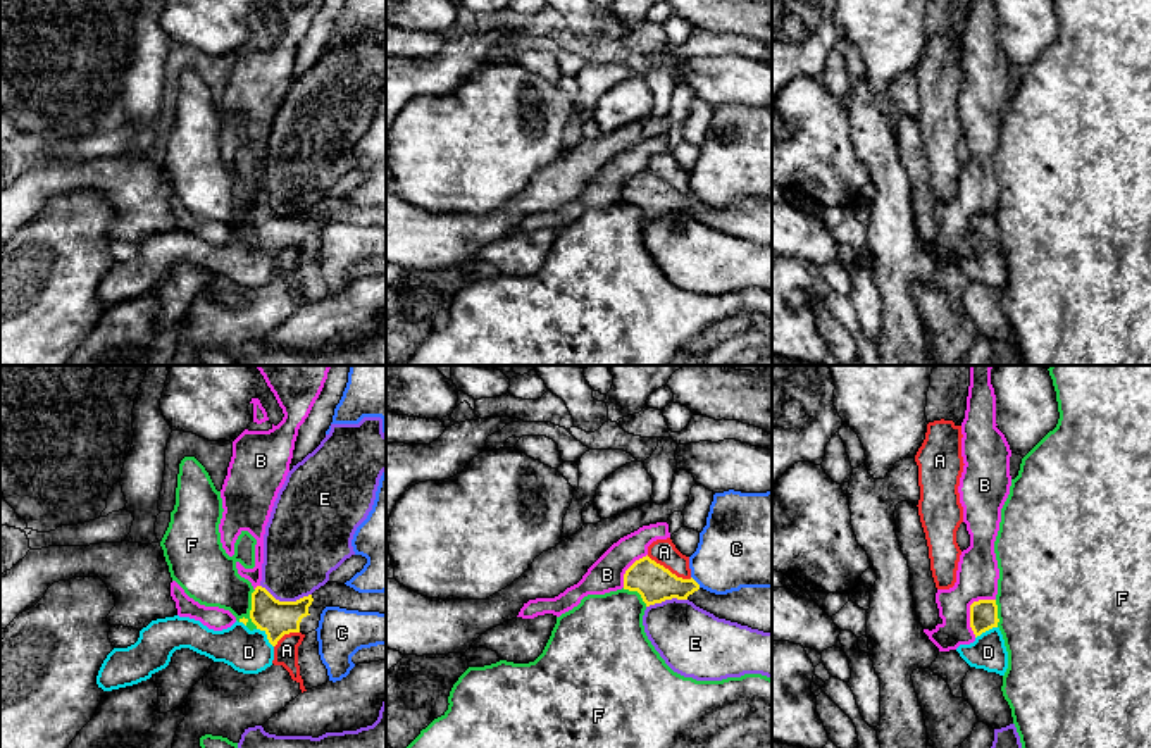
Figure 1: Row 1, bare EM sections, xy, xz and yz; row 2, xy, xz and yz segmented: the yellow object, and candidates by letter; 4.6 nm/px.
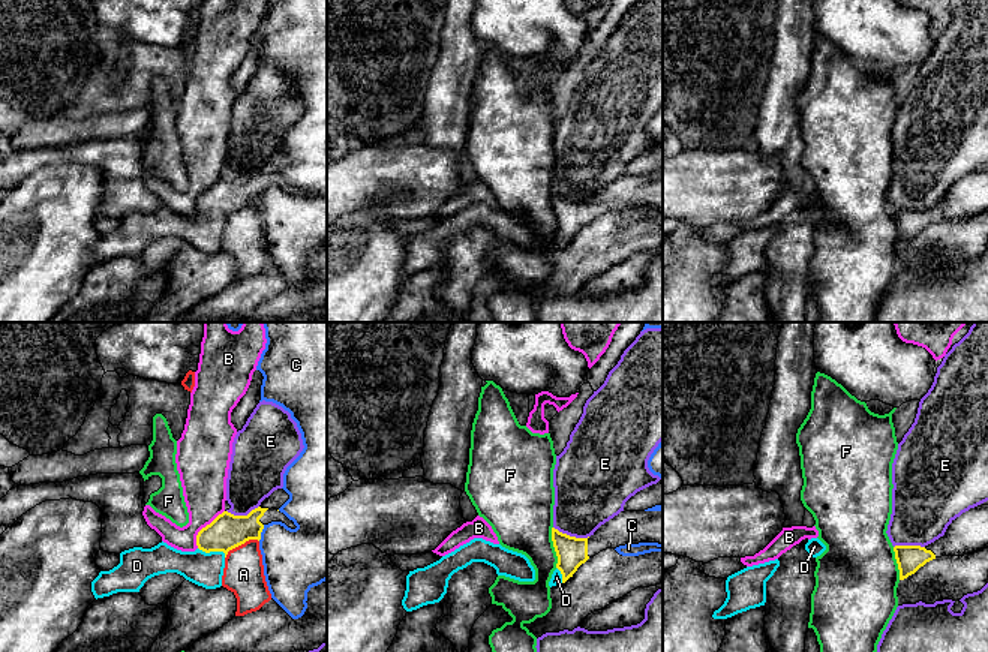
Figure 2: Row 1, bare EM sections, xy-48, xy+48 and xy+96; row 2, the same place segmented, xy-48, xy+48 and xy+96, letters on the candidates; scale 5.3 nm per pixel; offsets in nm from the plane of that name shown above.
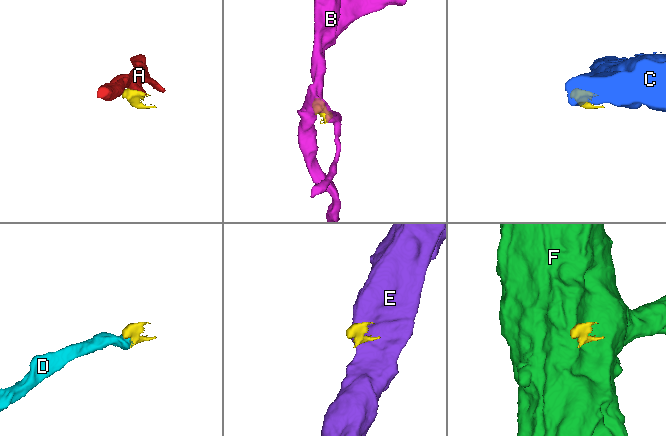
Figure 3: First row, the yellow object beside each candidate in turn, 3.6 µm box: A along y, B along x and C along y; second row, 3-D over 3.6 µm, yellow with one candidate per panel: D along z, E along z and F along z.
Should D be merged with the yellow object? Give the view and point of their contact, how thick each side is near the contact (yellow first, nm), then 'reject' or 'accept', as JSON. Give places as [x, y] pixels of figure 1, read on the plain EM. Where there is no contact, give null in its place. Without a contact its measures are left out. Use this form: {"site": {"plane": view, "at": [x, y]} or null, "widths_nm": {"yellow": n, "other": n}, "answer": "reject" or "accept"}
{"site": {"plane": "xy", "at": [267, 250]}, "widths_nm": {"yellow": 160, "other": 200}, "answer": "accept"}

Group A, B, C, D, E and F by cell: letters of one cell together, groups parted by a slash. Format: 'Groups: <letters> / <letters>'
Groups: A / B / C / D / E / F

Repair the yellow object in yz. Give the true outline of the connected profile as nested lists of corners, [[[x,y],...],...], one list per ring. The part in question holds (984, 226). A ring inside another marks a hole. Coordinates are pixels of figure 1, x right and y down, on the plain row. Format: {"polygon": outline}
{"polygon": [[[996,214],[974,215],[970,219],[970,241],[975,255],[960,259],[956,265],[970,281],[1005,290],[1008,283],[1008,265],[998,236]]]}

